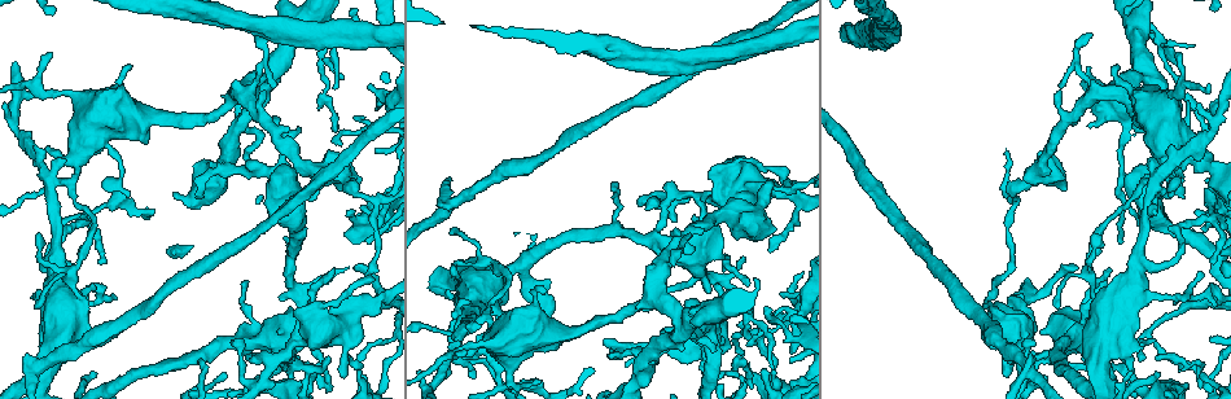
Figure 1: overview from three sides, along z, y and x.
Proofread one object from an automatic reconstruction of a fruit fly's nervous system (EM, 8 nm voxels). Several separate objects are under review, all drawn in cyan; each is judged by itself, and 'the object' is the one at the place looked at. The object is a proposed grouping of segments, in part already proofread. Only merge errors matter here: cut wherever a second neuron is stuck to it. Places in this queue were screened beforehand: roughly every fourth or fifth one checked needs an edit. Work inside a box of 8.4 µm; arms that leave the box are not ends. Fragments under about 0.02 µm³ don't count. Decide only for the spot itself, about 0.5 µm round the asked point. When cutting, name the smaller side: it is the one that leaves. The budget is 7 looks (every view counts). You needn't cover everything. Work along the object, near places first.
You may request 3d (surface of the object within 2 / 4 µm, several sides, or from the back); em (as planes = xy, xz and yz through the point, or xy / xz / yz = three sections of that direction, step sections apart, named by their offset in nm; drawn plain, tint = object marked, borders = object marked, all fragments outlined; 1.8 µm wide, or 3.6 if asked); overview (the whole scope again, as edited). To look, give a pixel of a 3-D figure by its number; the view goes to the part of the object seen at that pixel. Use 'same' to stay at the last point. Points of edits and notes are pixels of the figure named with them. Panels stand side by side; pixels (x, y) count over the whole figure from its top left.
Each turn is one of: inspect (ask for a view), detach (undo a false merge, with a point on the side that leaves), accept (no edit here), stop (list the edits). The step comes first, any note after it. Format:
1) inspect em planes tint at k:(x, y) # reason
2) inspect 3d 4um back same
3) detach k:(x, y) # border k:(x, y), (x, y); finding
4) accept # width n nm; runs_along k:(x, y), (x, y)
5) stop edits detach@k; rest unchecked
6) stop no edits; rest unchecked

inspect em xy step 16 tint at 1:(33, 371) # three arms meet

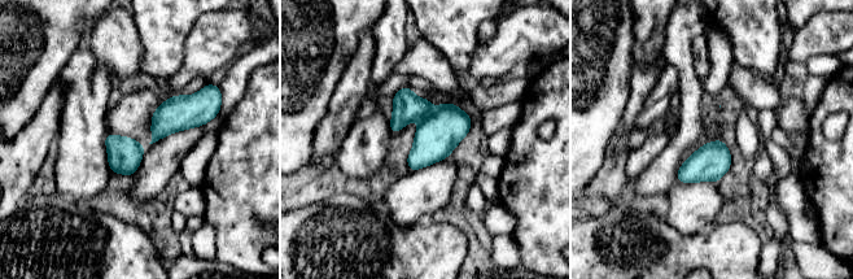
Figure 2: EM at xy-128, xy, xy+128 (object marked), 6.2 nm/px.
detach 2:(407, 107) # border 2:(434, 109), (421, 121); a second neuron is stuck on

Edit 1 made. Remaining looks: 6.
inspect overview

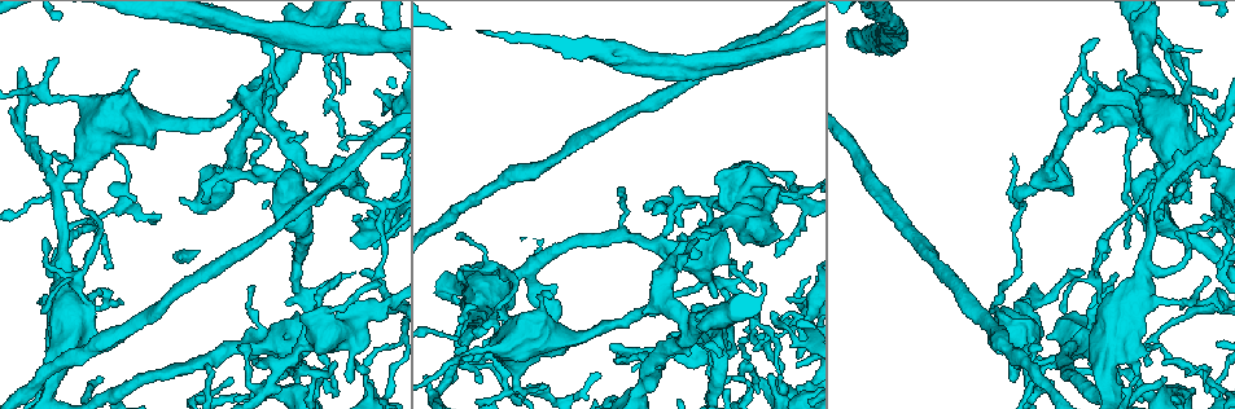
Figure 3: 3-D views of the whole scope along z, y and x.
inspect em yz step 4 tint at 3:(55, 186) # thick turns thin

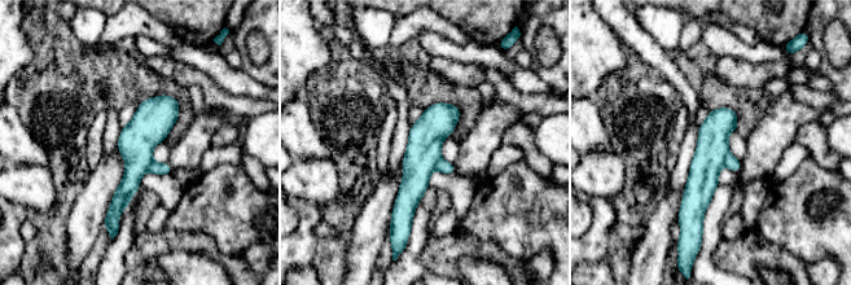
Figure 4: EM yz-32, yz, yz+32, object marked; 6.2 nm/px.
detach 4:(731, 162) # width 200 nm; border 4:(729, 153), (723, 163); two neurons meet here

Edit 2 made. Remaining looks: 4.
inspect overview

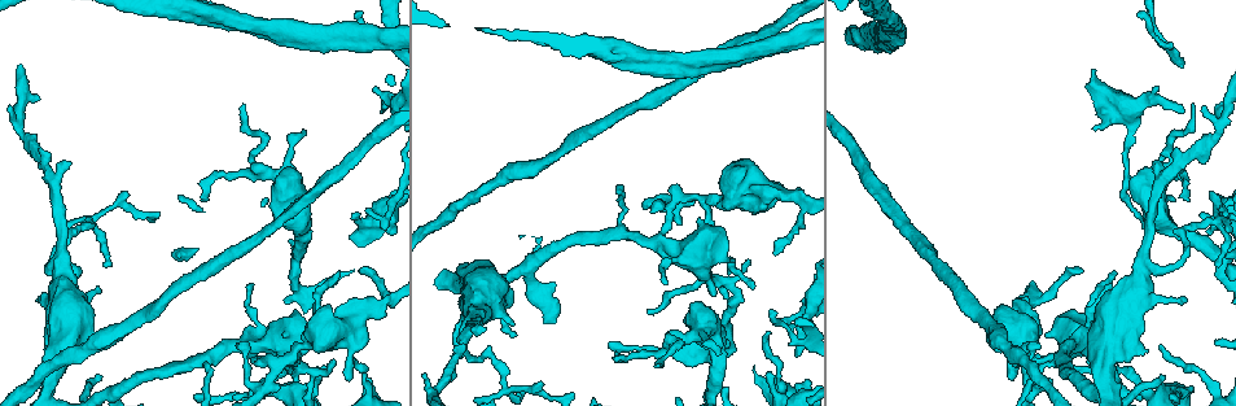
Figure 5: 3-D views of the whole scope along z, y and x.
inspect 3d 4um back at 5:(715, 280) # sudden change in width

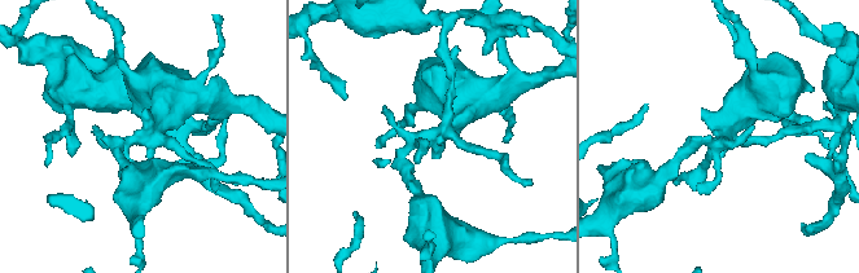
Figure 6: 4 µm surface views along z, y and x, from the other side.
inspect em planes tint at 6:(720, 139) # now the EM

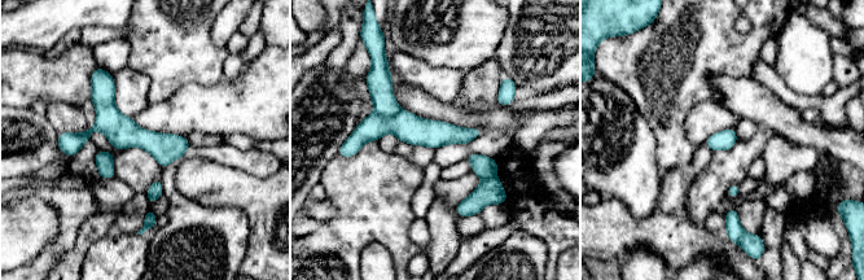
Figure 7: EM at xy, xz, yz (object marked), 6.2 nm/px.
detach 7:(378, 79) # width 130 nm; border 7:(400, 109), (386, 117), (375, 112); a second neuron is stuck on

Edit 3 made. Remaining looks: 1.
stop edits detach@2, detach@4, detach@7; rest unchecked

